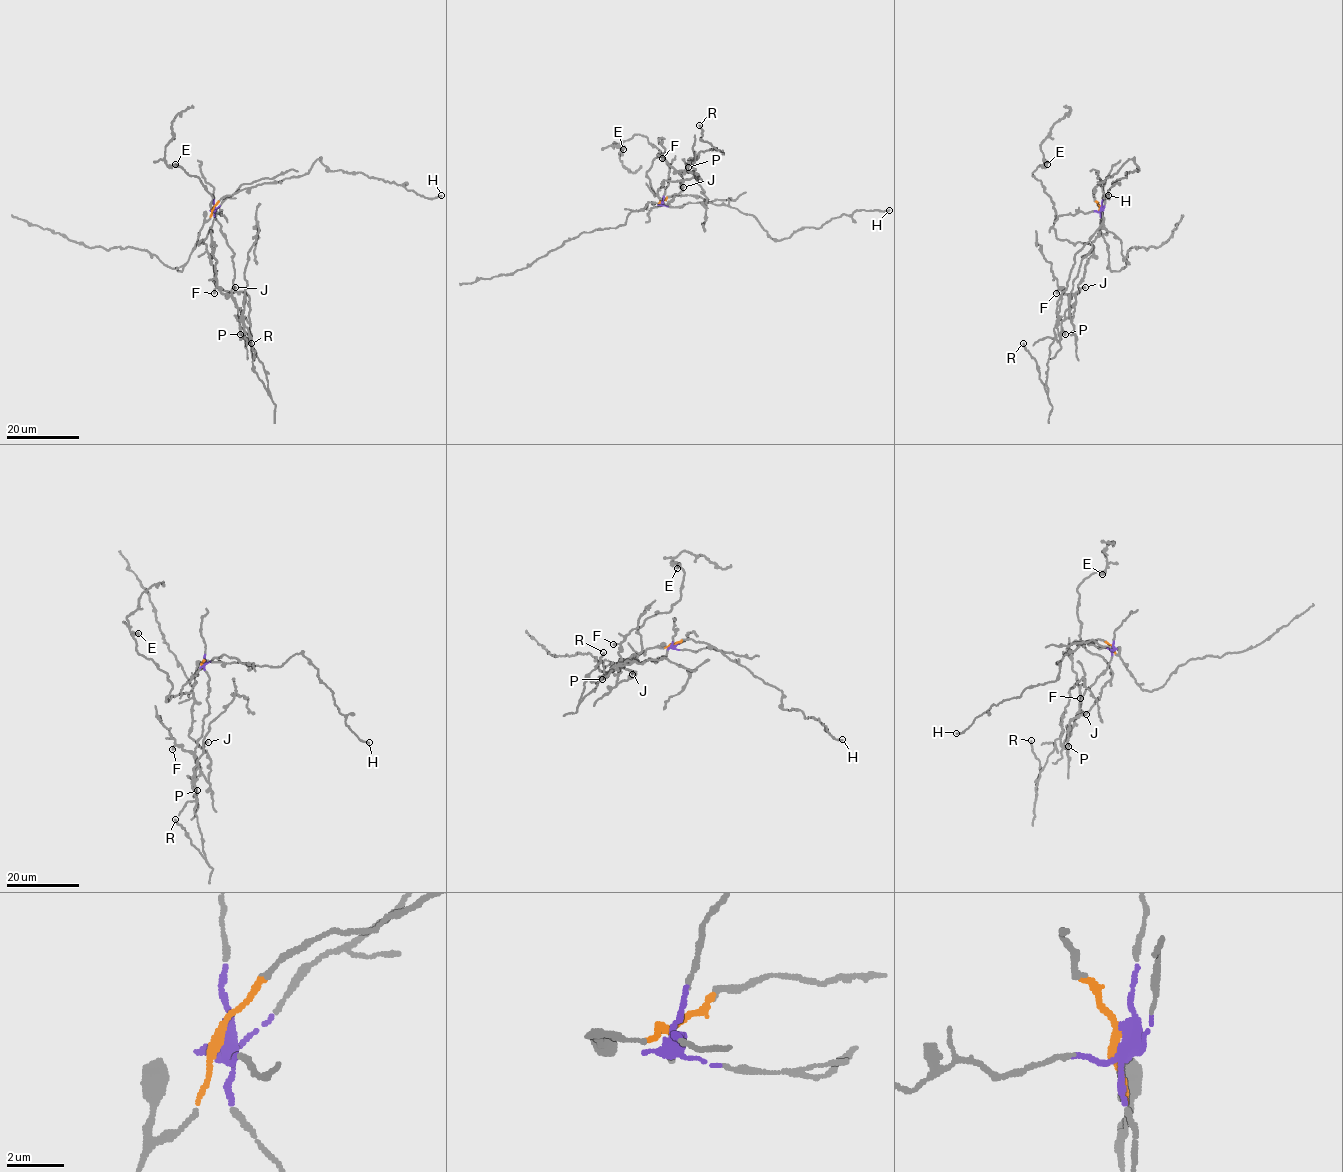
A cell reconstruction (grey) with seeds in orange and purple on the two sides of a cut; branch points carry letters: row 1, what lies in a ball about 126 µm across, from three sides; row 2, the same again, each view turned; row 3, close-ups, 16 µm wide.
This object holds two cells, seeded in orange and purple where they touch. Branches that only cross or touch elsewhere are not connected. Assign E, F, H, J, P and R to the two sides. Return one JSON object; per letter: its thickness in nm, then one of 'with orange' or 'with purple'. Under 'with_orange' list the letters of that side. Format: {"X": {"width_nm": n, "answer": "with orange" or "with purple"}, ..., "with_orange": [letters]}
{"E": {"width_nm": 400, "answer": "with purple"}, "F": {"width_nm": 360, "answer": "with purple"}, "H": {"width_nm": 160, "answer": "with orange"}, "J": {"width_nm": 240, "answer": "with purple"}, "P": {"width_nm": 360, "answer": "with purple"}, "R": {"width_nm": 160, "answer": "with purple"}, "with_orange": ["H"]}

